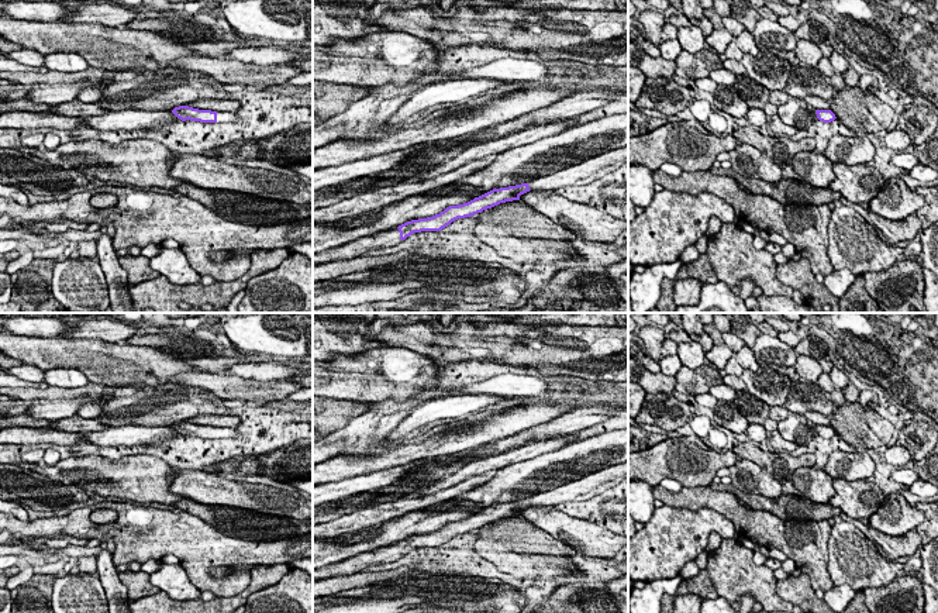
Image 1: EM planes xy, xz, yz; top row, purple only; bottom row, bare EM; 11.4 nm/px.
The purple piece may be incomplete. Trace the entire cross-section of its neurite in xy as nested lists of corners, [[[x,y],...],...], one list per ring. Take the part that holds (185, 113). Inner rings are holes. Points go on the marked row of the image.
[[[179,106],[172,110],[172,113],[182,121],[200,121],[200,123],[234,123],[241,121],[237,111],[211,111],[199,110],[189,106]]]

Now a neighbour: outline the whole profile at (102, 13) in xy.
[[[85,1],[69,8],[70,13],[62,20],[63,23],[93,23],[107,27],[125,27],[132,20],[139,18],[139,13],[125,8],[121,3],[108,4],[104,1]]]

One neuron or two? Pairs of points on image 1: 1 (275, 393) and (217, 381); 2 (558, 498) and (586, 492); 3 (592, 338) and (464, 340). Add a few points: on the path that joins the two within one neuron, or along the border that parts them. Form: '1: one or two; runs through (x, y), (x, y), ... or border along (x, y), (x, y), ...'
1: one; runs through (261, 391), (231, 388)
2: one; runs through (565, 493), (579, 492)
3: one; runs through (566, 353), (510, 353), (497, 348)

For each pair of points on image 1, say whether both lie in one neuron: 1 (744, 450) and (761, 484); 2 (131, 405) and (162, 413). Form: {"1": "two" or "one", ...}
{"1": "two", "2": "one"}

